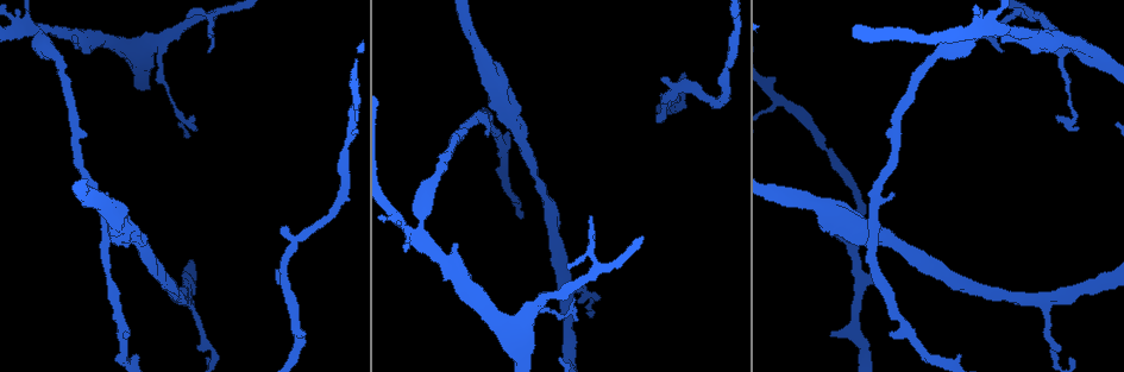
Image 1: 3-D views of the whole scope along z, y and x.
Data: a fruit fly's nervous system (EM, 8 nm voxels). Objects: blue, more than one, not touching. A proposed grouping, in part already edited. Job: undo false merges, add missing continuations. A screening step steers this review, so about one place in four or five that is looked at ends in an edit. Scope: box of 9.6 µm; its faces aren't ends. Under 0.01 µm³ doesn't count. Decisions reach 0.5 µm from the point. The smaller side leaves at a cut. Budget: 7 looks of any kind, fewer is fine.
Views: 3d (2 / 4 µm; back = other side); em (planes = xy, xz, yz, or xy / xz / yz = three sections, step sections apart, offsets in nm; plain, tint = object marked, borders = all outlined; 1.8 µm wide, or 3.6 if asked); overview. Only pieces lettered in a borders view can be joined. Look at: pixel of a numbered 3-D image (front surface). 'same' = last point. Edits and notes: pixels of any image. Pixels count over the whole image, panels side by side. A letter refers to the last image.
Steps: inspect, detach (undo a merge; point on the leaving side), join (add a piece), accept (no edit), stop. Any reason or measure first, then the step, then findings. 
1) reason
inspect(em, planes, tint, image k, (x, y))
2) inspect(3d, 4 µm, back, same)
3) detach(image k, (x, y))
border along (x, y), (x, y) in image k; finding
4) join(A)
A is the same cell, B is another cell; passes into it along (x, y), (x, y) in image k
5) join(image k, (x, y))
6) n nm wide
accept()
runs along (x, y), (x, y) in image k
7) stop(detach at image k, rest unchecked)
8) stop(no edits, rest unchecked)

free end
inspect(em, yz, step 16, borders, image 1, (891, 192))

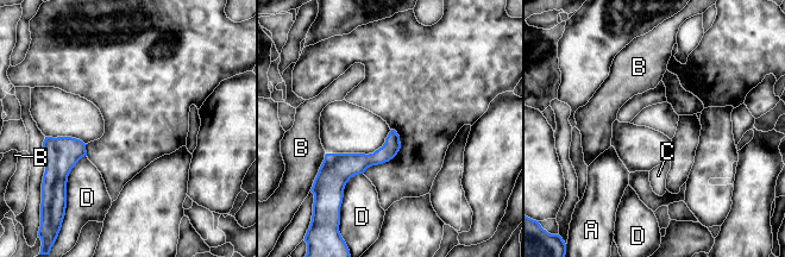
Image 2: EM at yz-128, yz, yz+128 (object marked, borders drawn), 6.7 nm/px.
inspect(em, planes, borders, same)

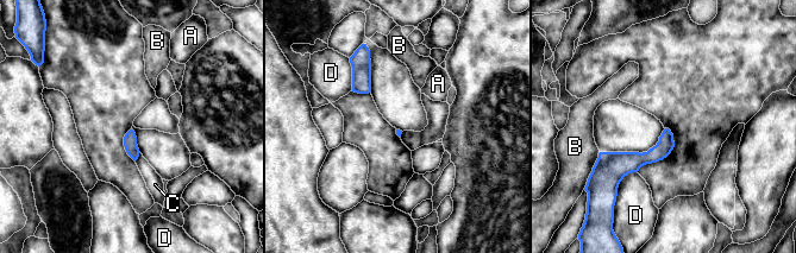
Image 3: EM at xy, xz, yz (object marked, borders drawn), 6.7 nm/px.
accept()
A, B, C and D are other cells; runs along (670, 137), (650, 157), (603, 166) in image 3; no lettered piece goes on from it

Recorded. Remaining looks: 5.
an open end
inspect(3d, 4 µm, image 1, (195, 128))

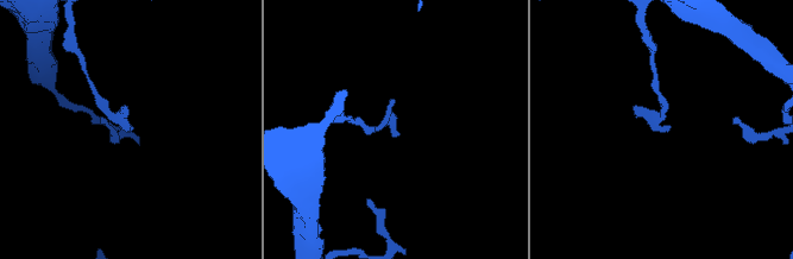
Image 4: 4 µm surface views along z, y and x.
inspect(em, xz, step 16, borders, image 4, (397, 134))

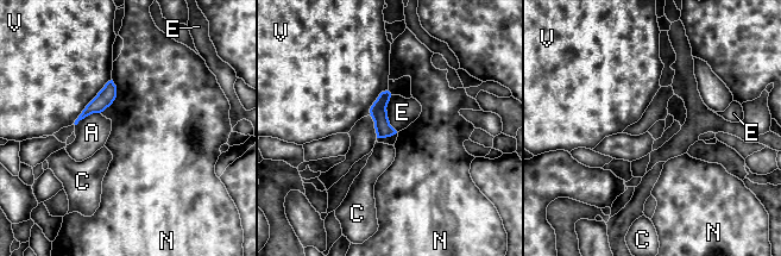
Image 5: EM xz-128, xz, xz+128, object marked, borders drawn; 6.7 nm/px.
cut it another way
inspect(em, planes, borders, same)

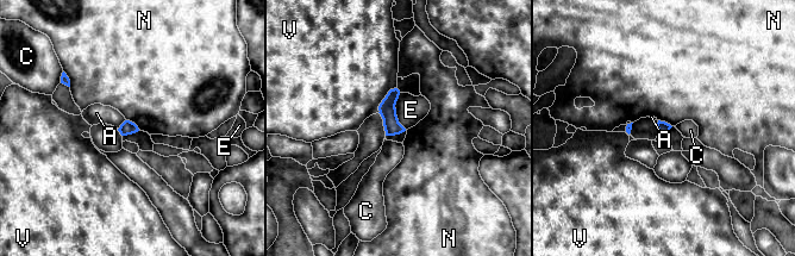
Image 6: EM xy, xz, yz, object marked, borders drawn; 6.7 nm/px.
80 nm wide
accept()
A, C, E, N and V are other cells; border along (399, 93), (395, 114), (406, 129) in image 6; no lettered piece goes on from it

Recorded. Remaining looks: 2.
branch stops here
inspect(em, planes, borders, image 1, (286, 228))

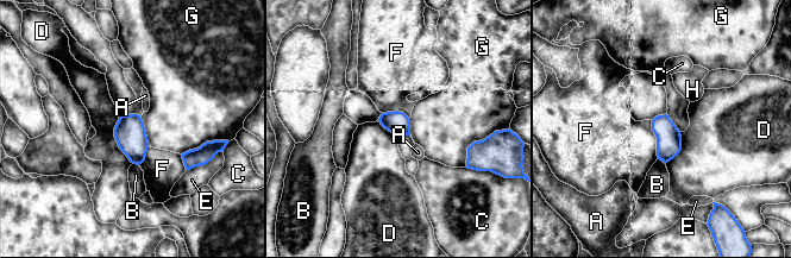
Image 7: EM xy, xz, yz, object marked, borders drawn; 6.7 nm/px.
accept()
A, B, C, D, E, F, G and H are other cells; border along (119, 115), (114, 139), (133, 163) in image 7; no lettered piece goes on from it

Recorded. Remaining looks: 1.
stop(no edits, rest unchecked)

